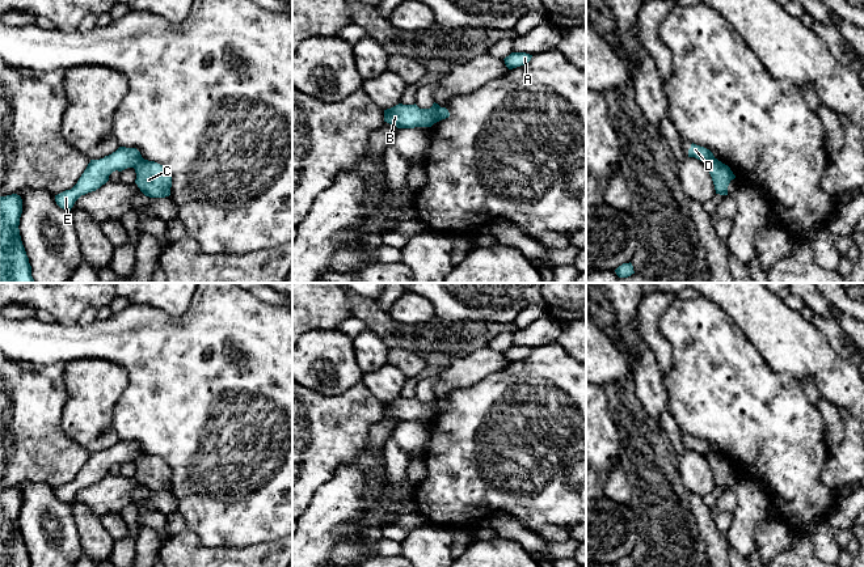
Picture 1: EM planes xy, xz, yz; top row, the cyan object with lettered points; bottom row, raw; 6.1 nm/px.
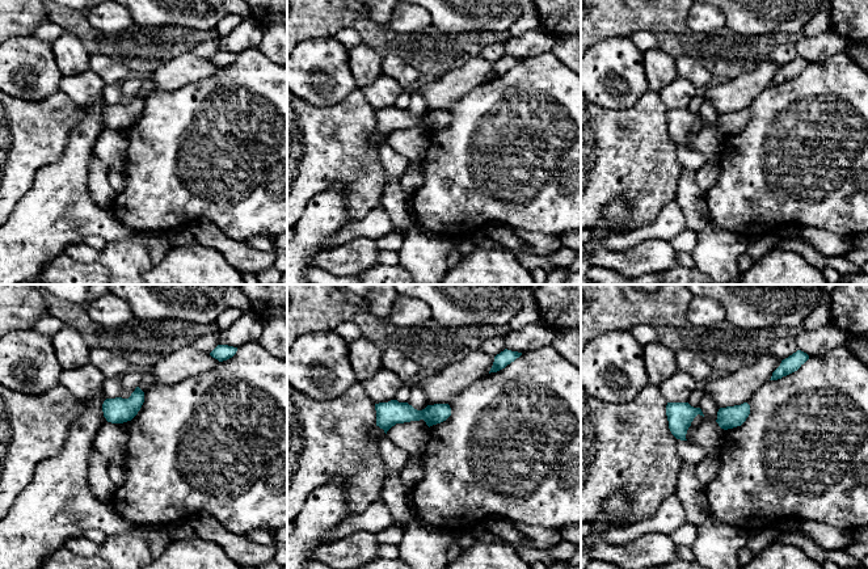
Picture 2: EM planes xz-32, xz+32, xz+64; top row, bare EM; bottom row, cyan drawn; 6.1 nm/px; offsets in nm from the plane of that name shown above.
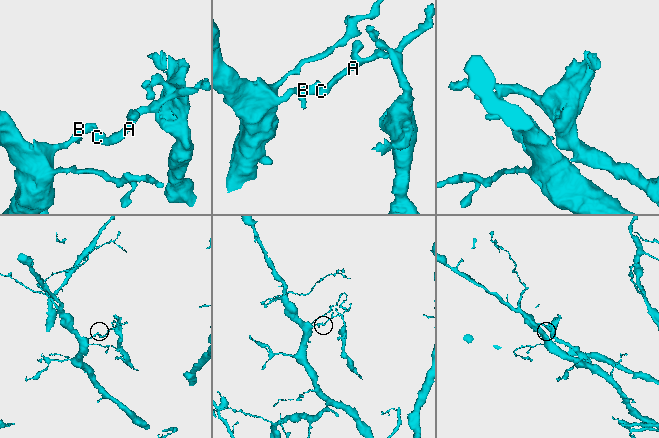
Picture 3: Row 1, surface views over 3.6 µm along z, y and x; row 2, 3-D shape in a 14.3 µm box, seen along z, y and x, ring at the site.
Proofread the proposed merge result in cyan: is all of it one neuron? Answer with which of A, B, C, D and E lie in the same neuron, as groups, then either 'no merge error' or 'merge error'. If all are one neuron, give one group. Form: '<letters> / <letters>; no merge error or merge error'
A C / B D E; merge error

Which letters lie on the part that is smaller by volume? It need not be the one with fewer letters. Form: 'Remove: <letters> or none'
Remove: A, C

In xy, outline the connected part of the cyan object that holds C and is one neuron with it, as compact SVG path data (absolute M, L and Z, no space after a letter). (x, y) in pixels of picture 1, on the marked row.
M142 158L134 169L135 183L146 196L165 198L170 195L172 175L163 165Z

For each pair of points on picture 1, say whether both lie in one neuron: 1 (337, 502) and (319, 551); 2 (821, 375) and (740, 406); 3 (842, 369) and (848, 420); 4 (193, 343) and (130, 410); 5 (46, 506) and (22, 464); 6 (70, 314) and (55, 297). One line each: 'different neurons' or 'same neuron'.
1: same neuron
2: different neurons
3: different neurons
4: same neuron
5: different neurons
6: same neuron

